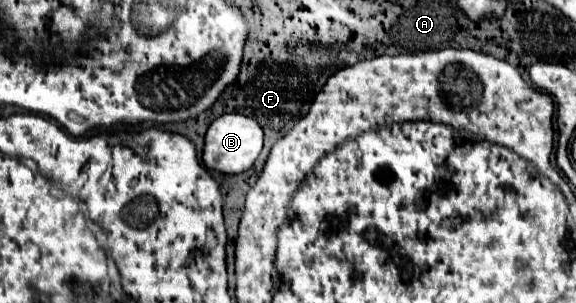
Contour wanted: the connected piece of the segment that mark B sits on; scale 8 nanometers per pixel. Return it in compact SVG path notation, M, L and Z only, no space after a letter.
M221 115L217 117L207 133L205 133L205 145L203 145L203 163L209 171L217 171L223 175L237 175L253 167L255 163L255 151L261 151L263 147L263 129L259 123L245 115Z

